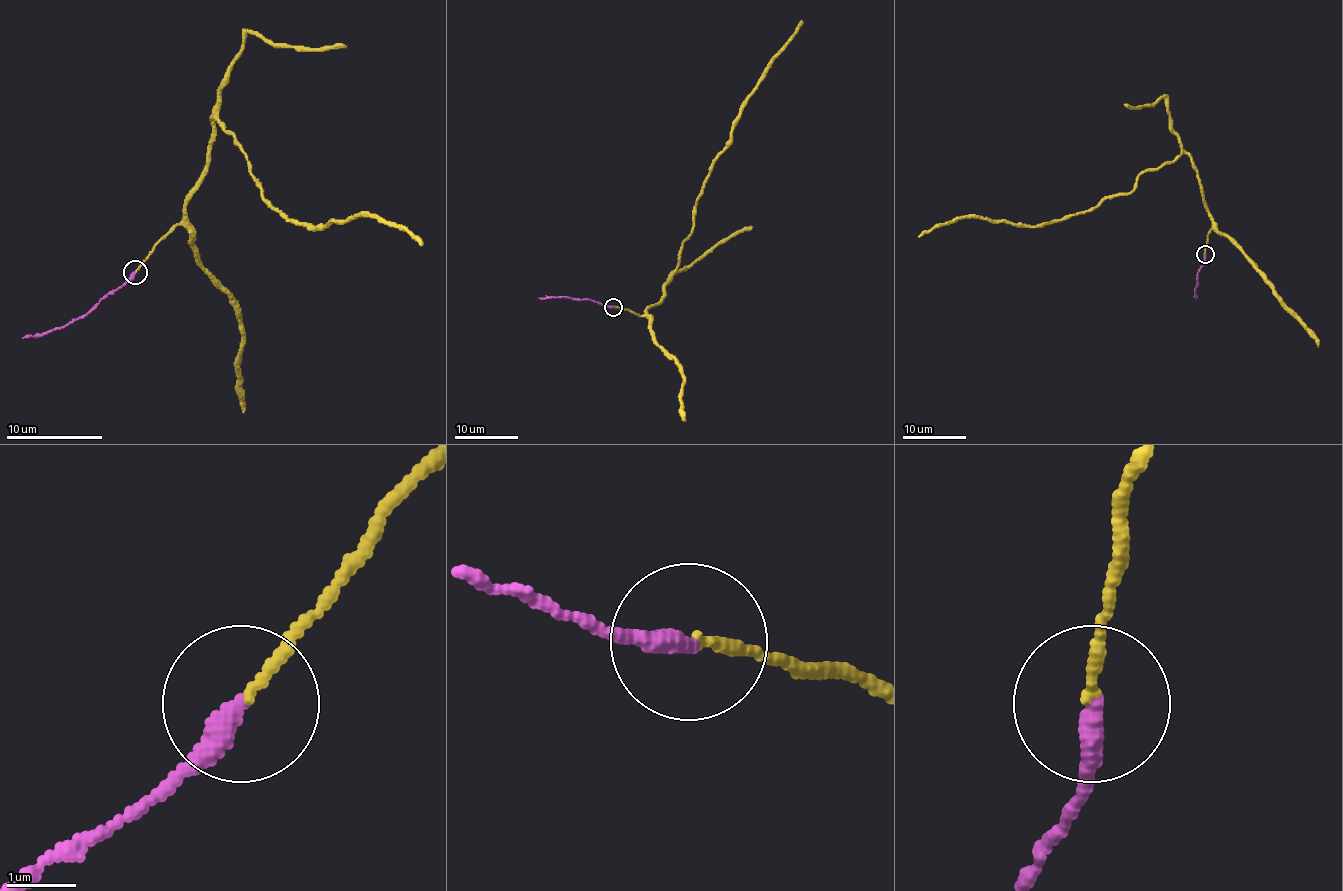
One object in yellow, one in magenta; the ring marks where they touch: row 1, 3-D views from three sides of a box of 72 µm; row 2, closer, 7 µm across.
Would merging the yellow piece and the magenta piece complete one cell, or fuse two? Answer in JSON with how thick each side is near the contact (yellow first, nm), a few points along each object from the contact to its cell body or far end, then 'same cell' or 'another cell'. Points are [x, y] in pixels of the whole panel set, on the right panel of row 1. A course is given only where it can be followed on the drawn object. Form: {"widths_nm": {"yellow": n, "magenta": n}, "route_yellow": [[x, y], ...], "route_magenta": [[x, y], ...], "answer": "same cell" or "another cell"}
{"widths_nm": {"yellow": 150, "magenta": 320}, "route_yellow": [[1204, 254], [1214, 221], [1187, 154], [1145, 170], [1128, 193], [1042, 225], [956, 217], [919, 236]], "route_magenta": [[1204, 254], [1195, 289], [1196, 299]], "answer": "same cell"}

